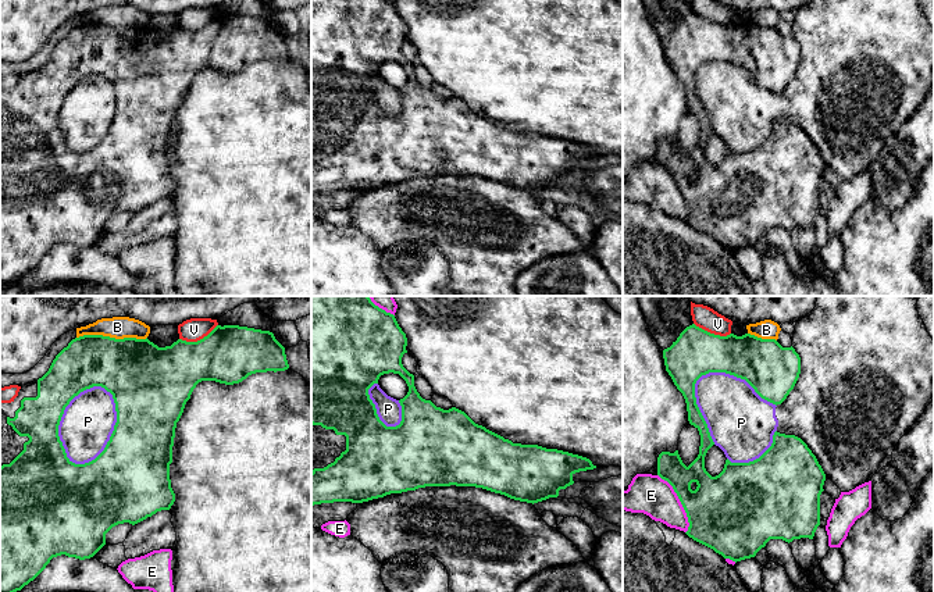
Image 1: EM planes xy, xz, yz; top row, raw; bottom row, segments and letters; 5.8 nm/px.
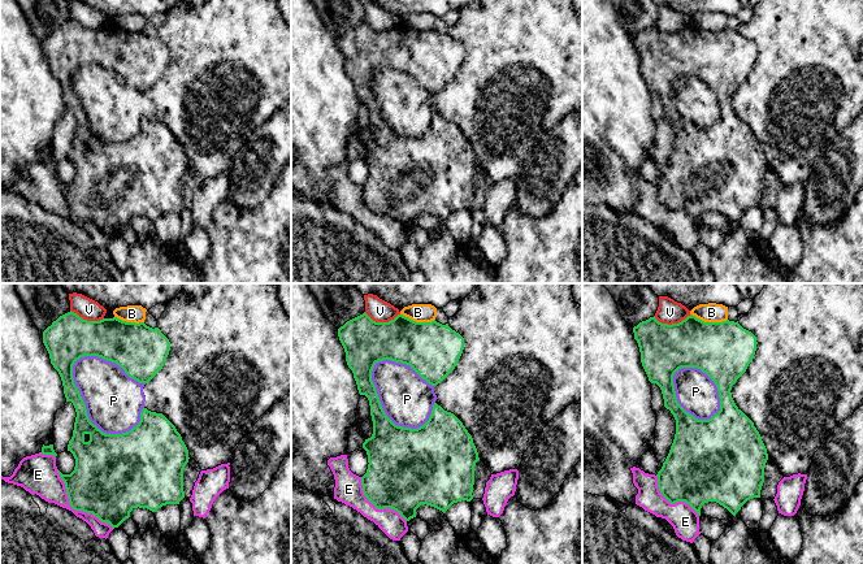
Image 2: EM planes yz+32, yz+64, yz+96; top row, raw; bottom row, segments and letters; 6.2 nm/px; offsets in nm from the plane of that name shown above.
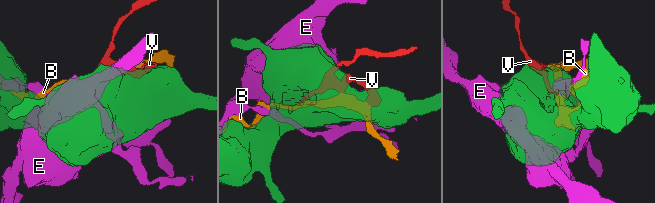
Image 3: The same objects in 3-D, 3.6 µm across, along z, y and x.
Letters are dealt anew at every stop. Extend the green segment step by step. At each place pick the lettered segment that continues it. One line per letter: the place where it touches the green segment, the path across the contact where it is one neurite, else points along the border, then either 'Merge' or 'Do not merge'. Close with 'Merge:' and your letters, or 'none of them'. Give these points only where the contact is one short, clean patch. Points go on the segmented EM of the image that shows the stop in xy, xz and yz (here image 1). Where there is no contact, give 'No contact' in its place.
B: Touches green at xy (111, 338). Do not merge
E: Touches green at yz (681, 503). Do not merge
P: Touches green at xy (113, 431). Do not merge
V: Touches green at xy (198, 341). Do not merge
Merge: none of them

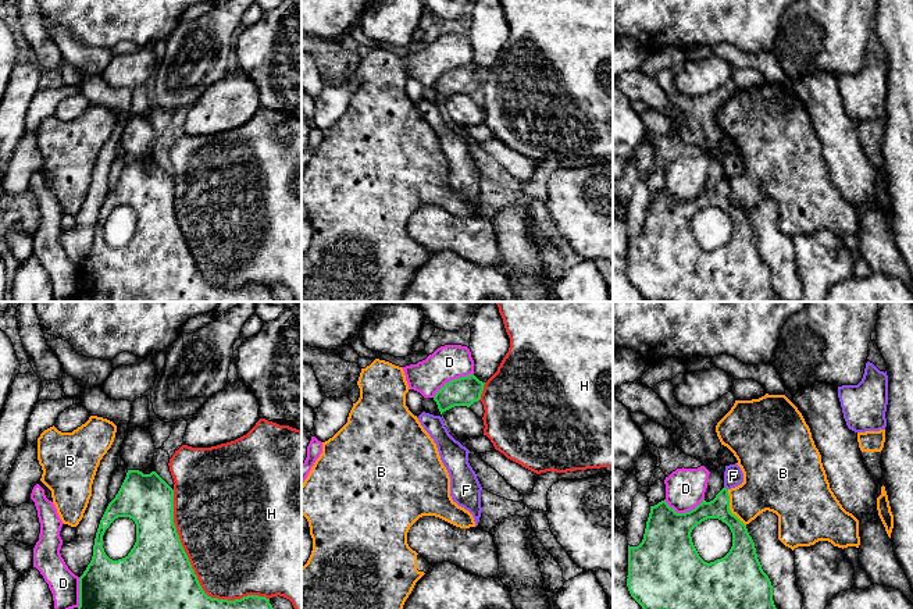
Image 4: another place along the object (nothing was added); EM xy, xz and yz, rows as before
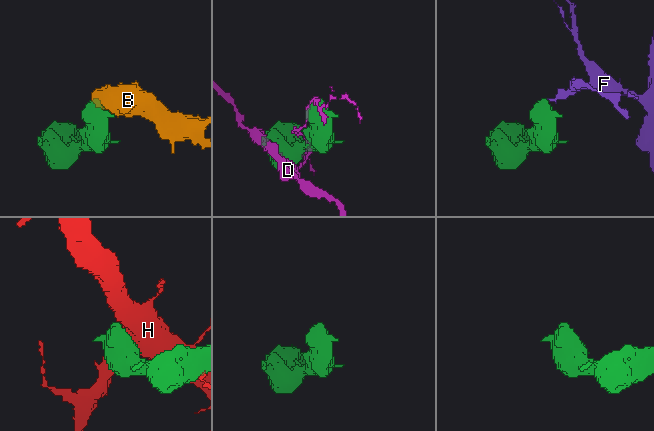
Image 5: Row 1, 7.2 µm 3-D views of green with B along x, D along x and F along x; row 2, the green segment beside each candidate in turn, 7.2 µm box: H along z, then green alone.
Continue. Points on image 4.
B: Touches green at yz (728, 508). Do not merge
D: Touches green at yz (685, 512). Do not merge
F: Touches green at yz (726, 488). Boundary: yz (724, 485), (727, 490). Do not merge
H: Touches green at xy (193, 573). Do not merge
Merge: none of them

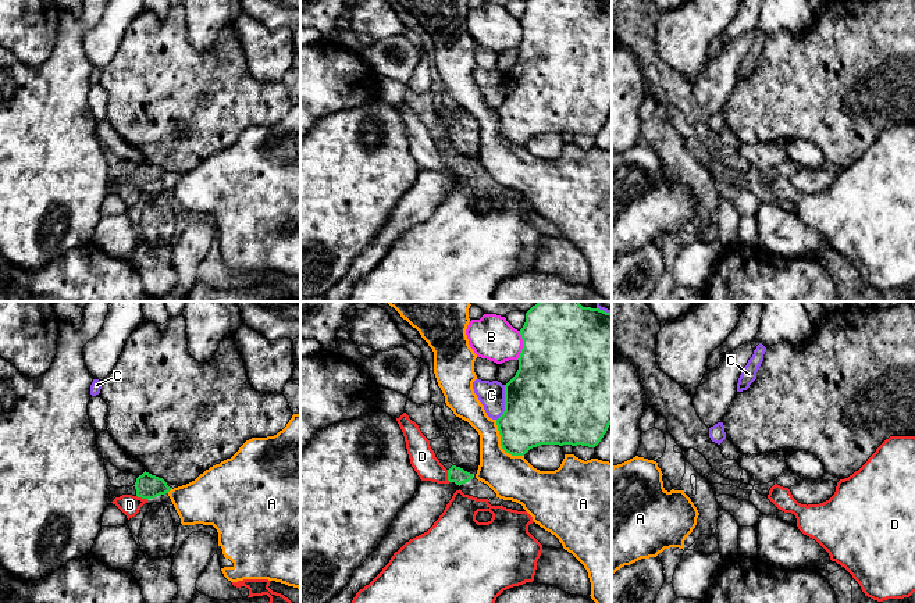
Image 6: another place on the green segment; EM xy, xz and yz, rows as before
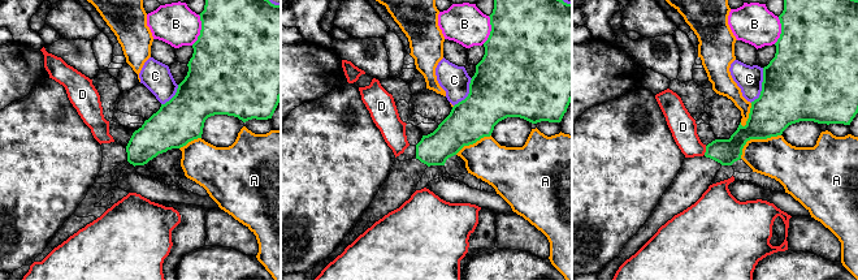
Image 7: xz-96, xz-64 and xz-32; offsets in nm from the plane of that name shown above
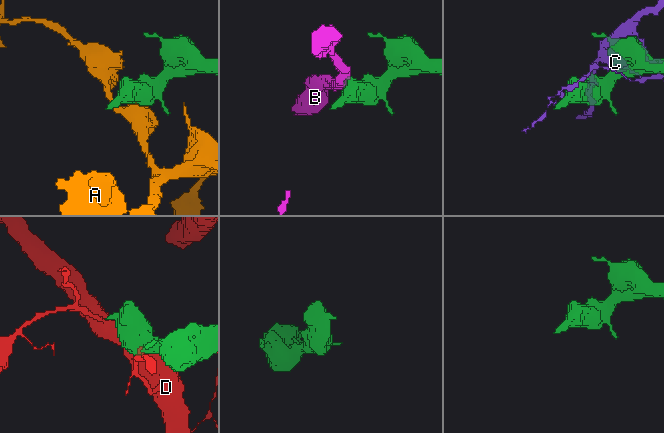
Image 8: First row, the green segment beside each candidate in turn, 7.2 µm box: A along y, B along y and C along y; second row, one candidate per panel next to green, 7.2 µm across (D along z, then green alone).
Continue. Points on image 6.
A: Touches green at xz (501, 445). Do not merge
B: Touches green at xz (523, 345). Do not merge
C: Touches green at xz (505, 403). Do not merge
D: Touches green at xz (448, 475). Do not merge
Merge: none of them

